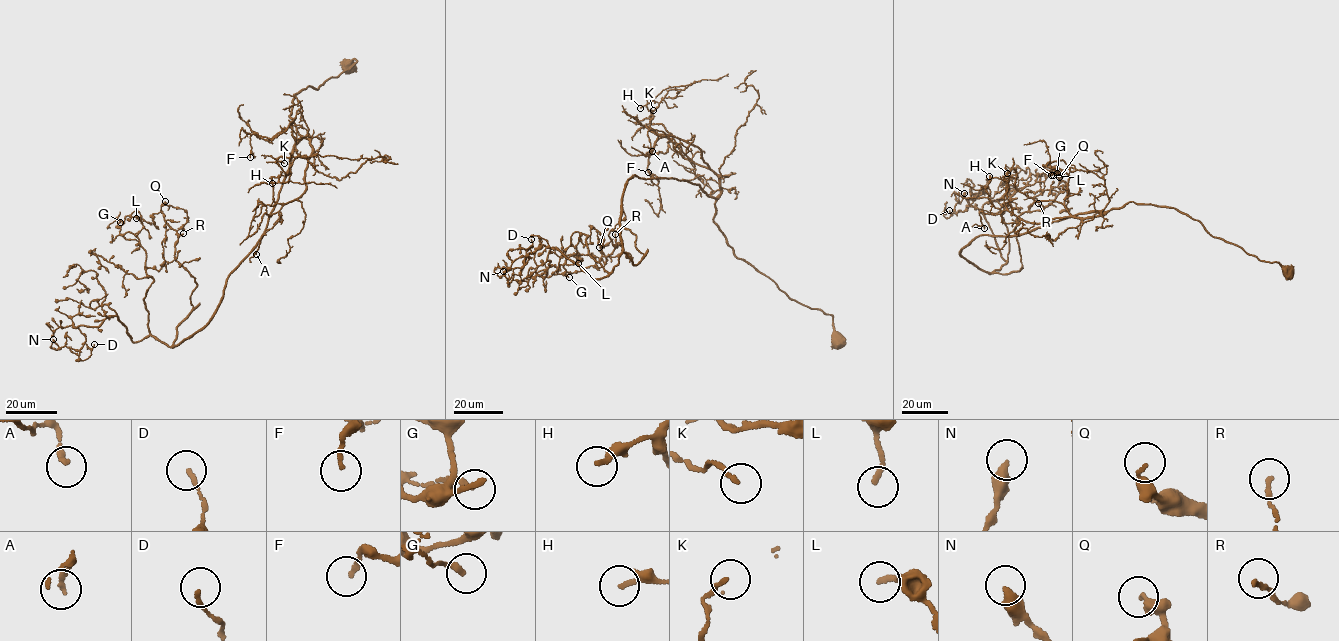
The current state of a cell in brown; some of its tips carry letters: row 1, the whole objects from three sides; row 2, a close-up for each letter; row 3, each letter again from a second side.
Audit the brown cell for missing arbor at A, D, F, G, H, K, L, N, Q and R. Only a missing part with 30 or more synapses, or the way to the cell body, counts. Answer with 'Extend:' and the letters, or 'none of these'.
Extend: none of these

